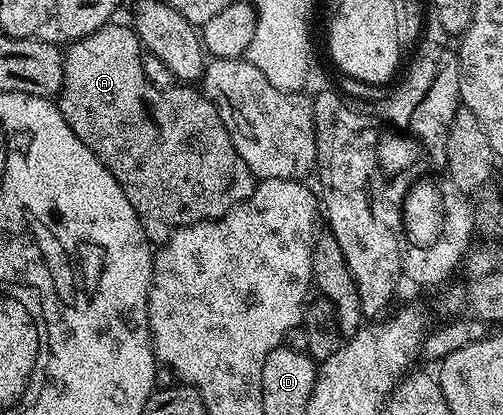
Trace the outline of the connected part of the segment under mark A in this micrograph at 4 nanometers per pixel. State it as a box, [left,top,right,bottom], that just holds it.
[55,22,255,246]

